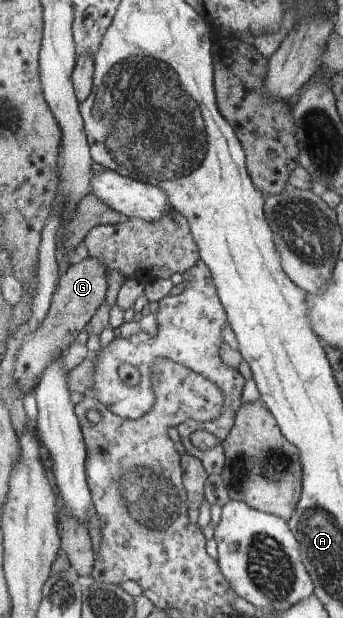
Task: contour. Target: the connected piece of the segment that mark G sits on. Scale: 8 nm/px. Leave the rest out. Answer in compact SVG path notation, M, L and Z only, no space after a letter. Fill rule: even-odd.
M86 257L83 260L74 259L68 268L61 272L58 282L58 290L52 300L52 312L42 324L42 330L38 330L30 340L26 340L24 348L18 354L16 364L16 382L18 390L22 394L28 394L30 390L37 388L45 370L60 356L66 354L72 342L80 340L86 333L86 328L97 314L97 310L106 302L108 292L108 278L106 278L107 266L97 258Z

